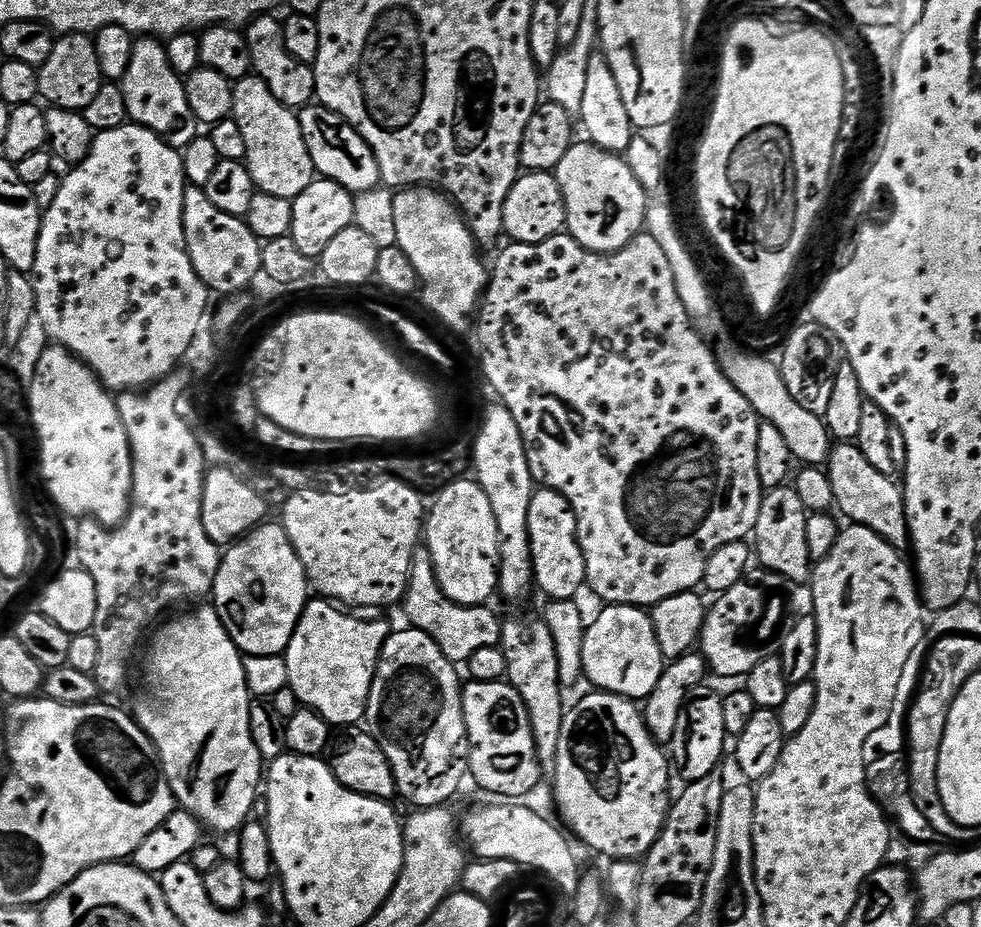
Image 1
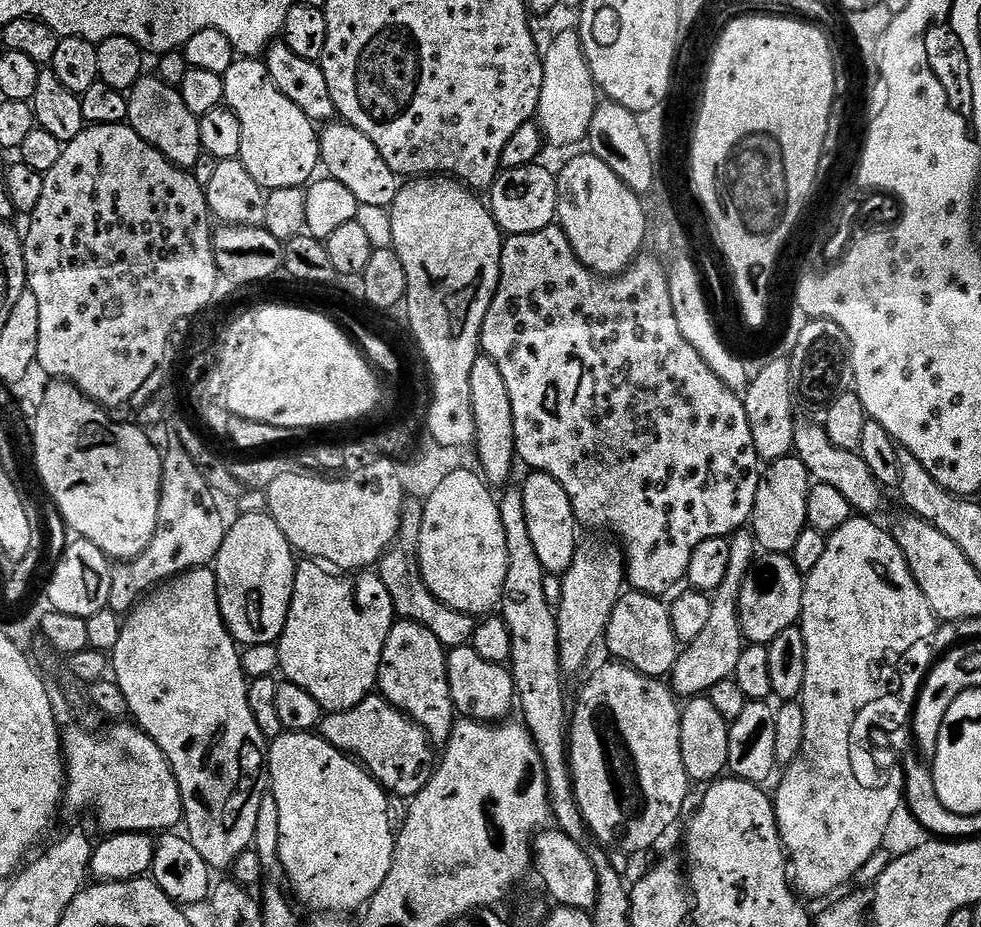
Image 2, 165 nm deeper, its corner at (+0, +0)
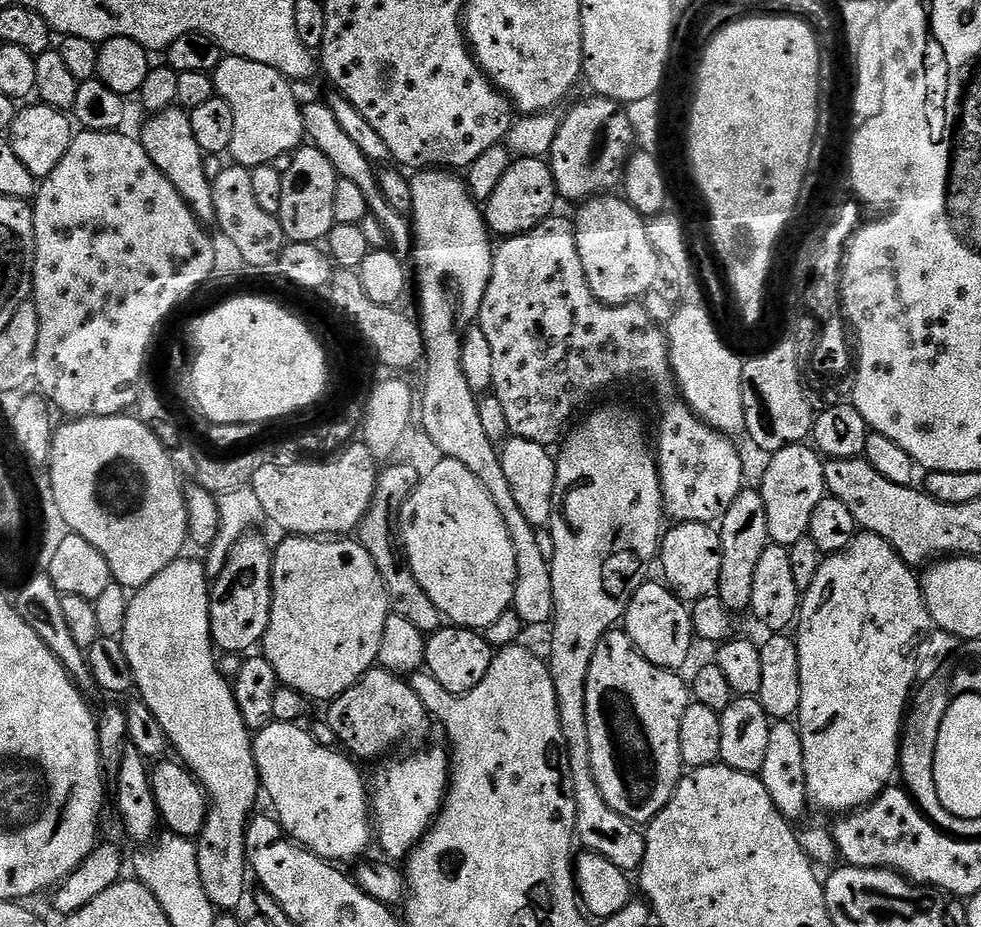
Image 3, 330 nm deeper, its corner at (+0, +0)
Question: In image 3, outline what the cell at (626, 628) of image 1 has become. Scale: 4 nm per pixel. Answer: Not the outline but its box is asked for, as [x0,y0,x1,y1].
[622,582,697,670]

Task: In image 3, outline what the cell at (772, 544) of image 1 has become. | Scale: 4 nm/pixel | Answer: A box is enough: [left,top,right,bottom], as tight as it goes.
[758,443,826,549]

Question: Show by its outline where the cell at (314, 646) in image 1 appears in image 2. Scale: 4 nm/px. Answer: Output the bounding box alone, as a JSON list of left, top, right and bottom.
[276,558,397,713]

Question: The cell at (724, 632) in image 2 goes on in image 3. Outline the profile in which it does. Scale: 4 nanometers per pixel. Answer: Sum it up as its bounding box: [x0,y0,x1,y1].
[716,486,770,613]

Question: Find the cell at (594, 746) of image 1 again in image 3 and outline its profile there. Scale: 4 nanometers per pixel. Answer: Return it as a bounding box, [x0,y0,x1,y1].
[586,630,690,826]

